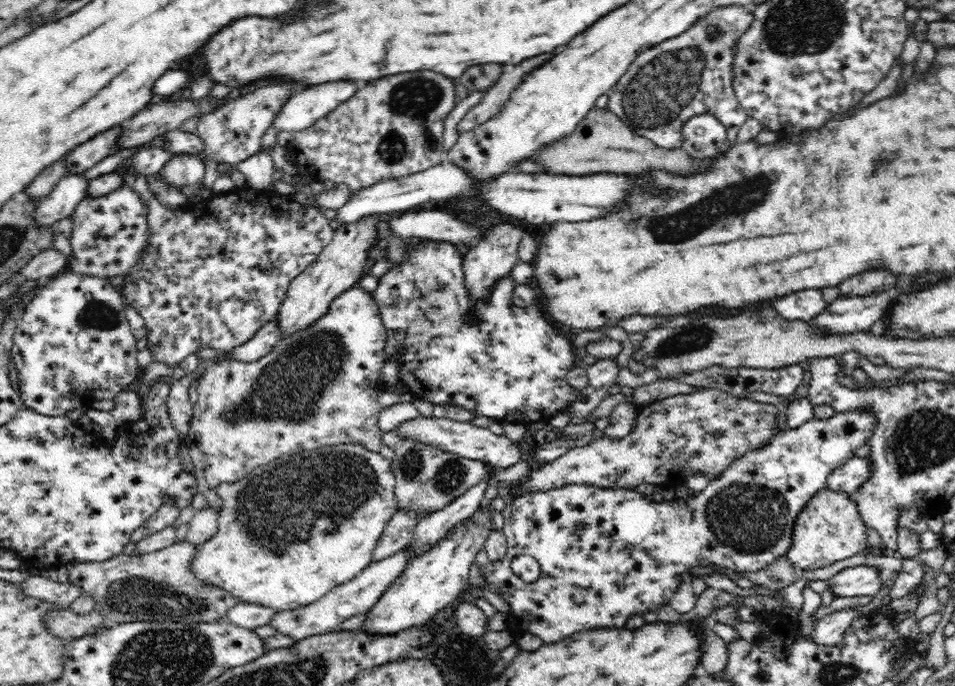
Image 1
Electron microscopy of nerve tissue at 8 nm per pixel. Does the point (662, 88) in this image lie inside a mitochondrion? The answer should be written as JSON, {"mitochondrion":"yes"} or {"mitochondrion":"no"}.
{"mitochondrion":"yes"}

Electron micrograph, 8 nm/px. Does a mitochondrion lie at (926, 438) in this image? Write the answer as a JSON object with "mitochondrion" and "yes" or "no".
{"mitochondrion":"yes"}

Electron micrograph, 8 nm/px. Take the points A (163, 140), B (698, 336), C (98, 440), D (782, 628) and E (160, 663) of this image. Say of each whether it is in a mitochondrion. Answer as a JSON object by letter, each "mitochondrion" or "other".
{"A":"other","B":"mitochondrion","C":"other","D":"other","E":"mitochondrion"}

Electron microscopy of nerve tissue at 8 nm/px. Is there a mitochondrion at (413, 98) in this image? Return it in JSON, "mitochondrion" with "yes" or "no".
{"mitochondrion":"yes"}

